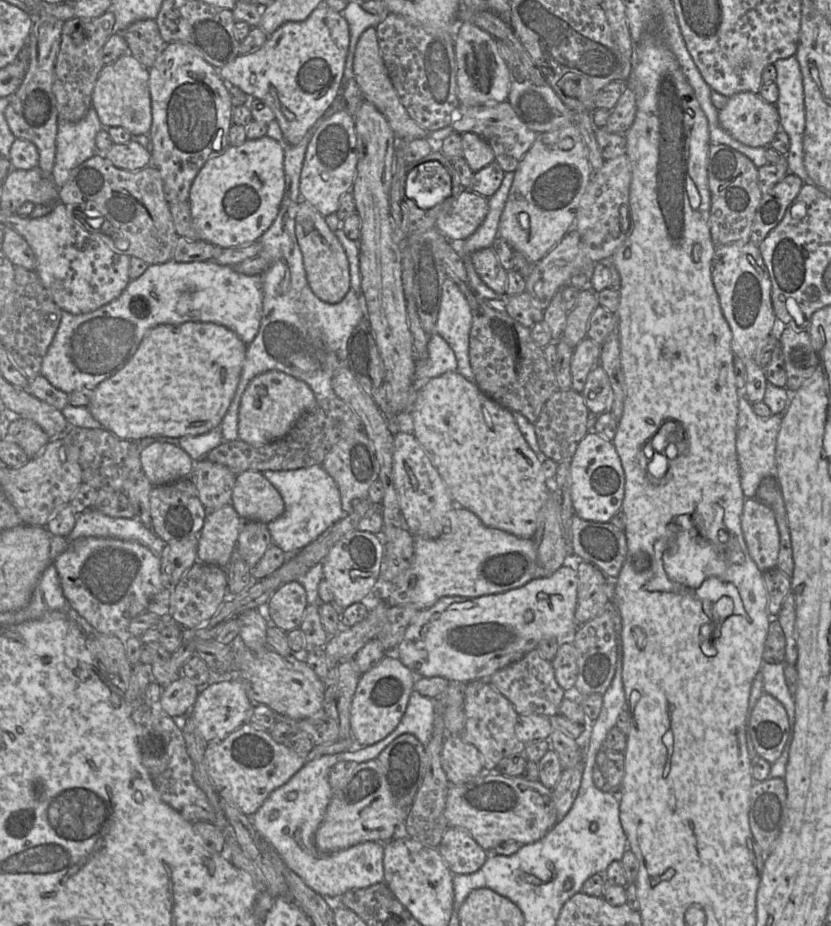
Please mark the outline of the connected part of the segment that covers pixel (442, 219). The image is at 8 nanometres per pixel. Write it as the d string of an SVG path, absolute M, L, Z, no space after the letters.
M464 189L449 206L445 206L439 212L436 226L451 243L460 243L478 229L484 221L488 211L488 198L477 194L472 190Z

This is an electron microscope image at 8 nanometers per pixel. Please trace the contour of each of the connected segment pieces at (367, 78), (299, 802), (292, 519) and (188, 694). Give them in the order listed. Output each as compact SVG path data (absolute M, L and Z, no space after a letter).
M376 27L367 28L359 37L354 53L353 73L363 99L371 102L385 116L398 140L413 140L428 136L429 132L409 116L399 99L381 55Z
M413 691L401 721L387 737L350 753L324 755L307 762L284 785L272 791L251 816L258 834L277 852L284 864L322 897L336 902L347 891L384 882L384 843L366 841L333 853L320 852L315 846L315 832L323 821L332 798L333 789L328 781L331 767L341 761L363 763L374 760L402 734L414 735L426 747L432 737L434 708L434 699Z
M322 465L288 471L267 470L262 473L280 493L285 504L284 513L266 525L272 544L278 546L288 558L296 555L347 514L342 509L336 482Z
M180 674L162 689L158 707L173 719L182 719L188 716L198 694L199 688Z

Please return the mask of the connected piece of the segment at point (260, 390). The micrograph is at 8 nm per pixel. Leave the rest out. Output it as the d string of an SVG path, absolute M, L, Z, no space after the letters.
M269 370L254 377L246 387L238 415L238 439L253 446L262 446L283 438L296 421L317 403L307 383L277 370Z

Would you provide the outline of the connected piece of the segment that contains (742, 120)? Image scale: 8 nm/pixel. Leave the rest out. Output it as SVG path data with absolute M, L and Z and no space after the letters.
M741 92L729 97L724 108L718 112L718 120L720 126L735 140L753 148L768 147L781 128L776 106L752 92Z

